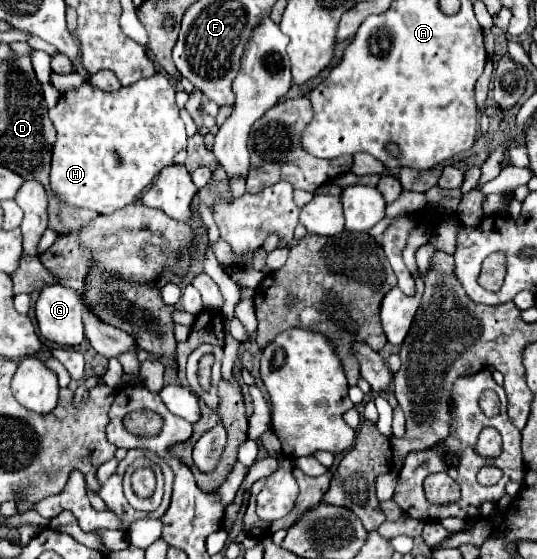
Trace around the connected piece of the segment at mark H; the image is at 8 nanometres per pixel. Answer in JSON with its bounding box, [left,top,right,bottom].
[48,74,186,214]

